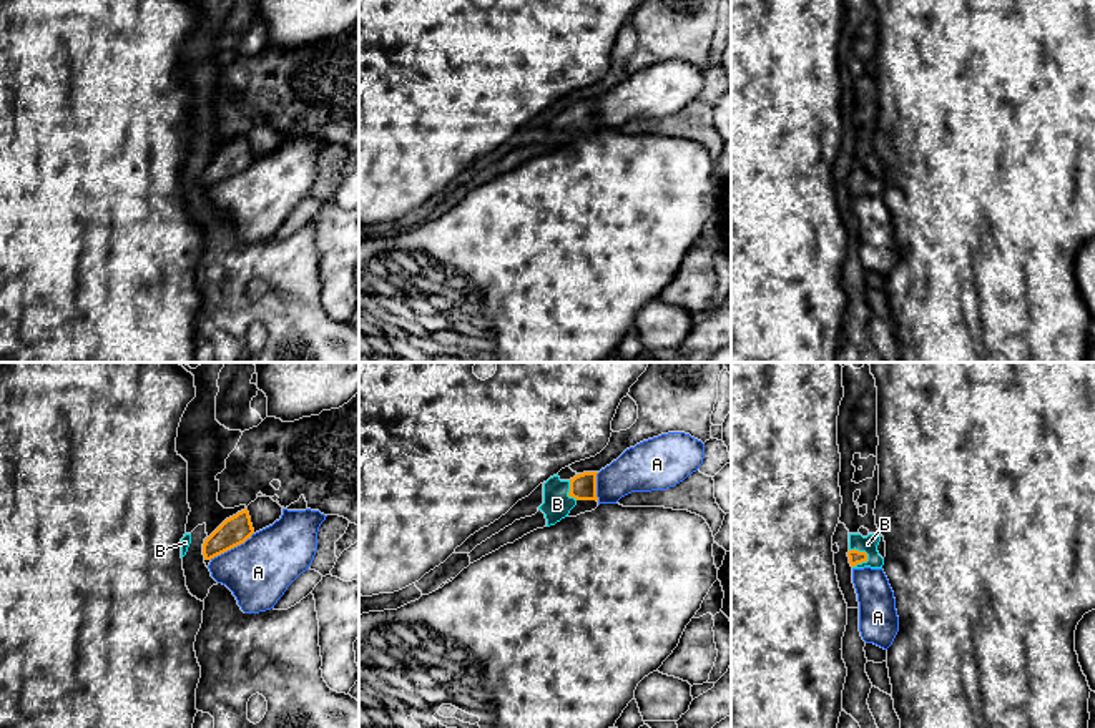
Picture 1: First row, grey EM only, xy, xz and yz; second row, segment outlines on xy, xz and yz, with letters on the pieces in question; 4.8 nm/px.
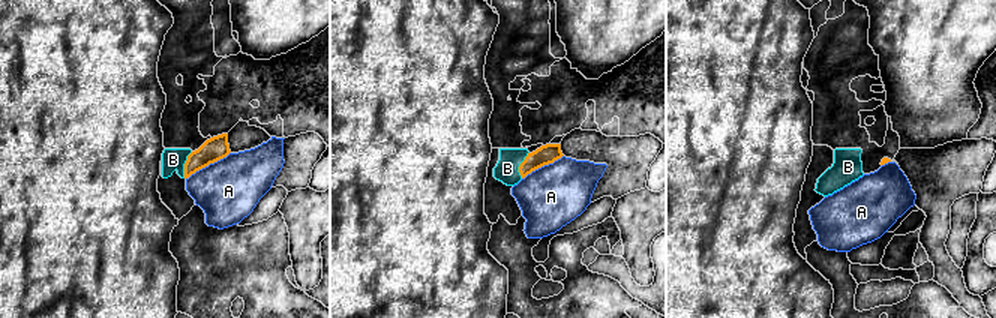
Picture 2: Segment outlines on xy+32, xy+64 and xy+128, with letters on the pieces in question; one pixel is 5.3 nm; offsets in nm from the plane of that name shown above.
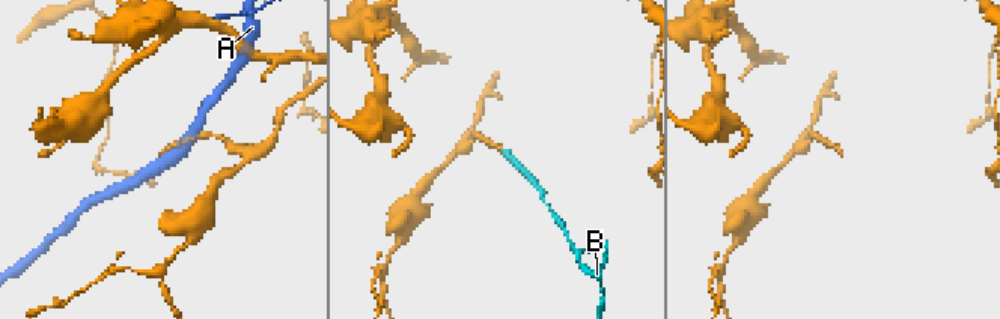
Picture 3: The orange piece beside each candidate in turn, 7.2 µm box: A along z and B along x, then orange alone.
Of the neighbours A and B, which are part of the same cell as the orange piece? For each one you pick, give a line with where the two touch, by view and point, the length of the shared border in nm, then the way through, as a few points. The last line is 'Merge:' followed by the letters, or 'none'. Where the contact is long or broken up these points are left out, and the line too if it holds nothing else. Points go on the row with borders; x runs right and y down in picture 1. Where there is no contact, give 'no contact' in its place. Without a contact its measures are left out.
B: yz (861, 552) | 110 nm | across yz (854, 555), (861, 552), (868, 544)
Merge: B

